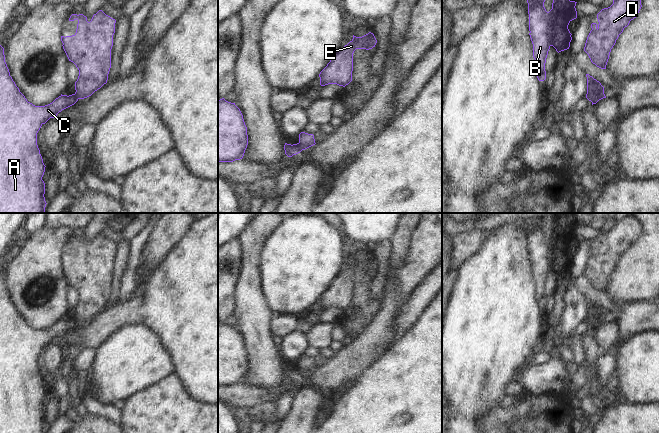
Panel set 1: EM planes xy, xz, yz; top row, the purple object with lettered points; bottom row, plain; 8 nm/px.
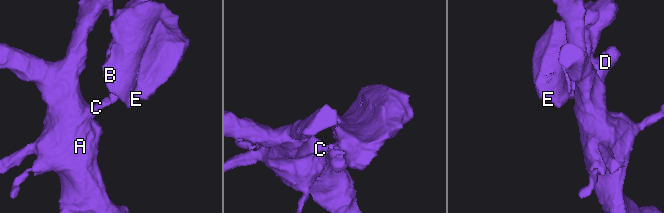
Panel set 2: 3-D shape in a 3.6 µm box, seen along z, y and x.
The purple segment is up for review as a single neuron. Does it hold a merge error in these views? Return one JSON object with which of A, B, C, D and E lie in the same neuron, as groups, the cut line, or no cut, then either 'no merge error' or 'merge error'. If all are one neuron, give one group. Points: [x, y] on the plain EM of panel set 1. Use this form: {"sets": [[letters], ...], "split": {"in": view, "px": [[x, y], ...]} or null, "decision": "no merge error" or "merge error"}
{"sets": [["A", "C"], ["B", "D", "E"]], "split": {"in": "yz", "px": [[603, 314], [592, 326]]}, "decision": "merge error"}

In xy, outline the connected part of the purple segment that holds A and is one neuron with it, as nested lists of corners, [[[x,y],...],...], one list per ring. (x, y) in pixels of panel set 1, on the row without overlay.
[[[0,269],[0,433],[45,433],[47,427],[42,401],[46,390],[37,369],[37,357],[50,342],[55,342],[59,336],[77,325],[75,318],[69,320],[61,318],[45,330],[35,330],[28,326],[10,300],[5,286],[4,272]]]

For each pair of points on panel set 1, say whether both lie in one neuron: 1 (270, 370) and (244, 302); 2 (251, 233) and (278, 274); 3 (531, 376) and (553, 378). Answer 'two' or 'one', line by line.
1: one
2: two
3: one

